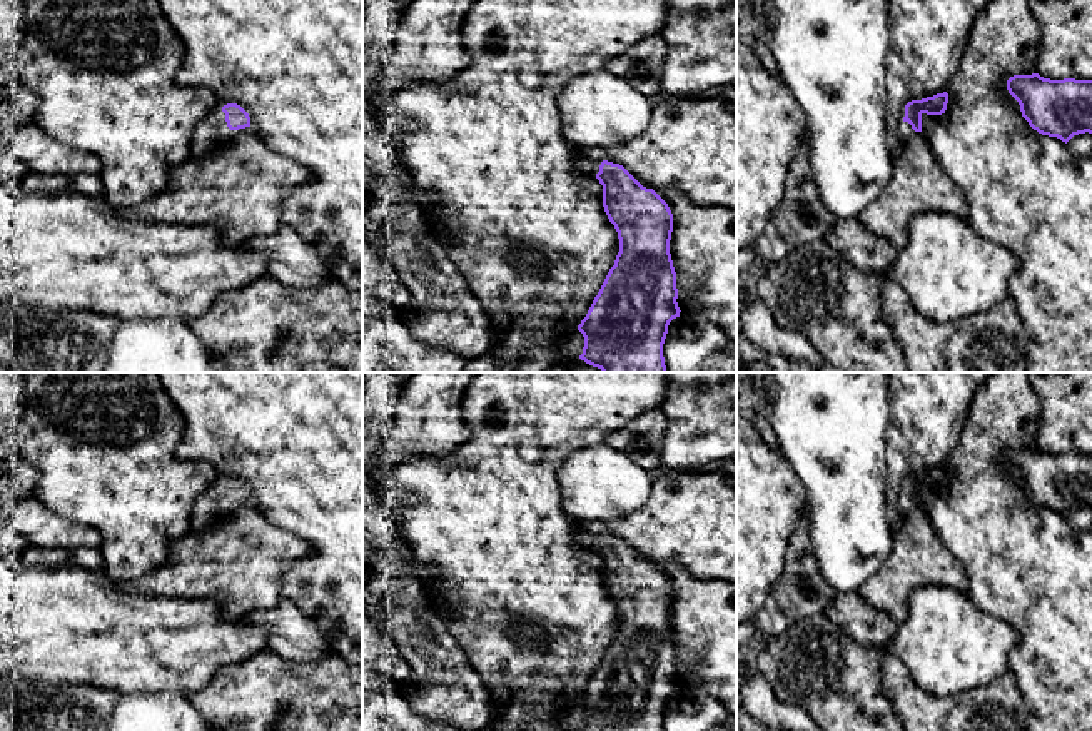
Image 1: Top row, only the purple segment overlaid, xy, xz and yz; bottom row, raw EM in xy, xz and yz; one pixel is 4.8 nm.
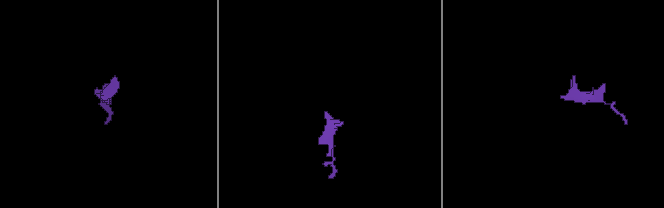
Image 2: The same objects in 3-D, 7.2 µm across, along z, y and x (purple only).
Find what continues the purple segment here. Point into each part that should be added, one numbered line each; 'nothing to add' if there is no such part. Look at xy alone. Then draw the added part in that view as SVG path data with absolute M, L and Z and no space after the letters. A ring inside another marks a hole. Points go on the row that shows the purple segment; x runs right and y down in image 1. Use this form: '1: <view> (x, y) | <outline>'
1: xy (211, 132) | M219 108L207 118L200 120L192 135L192 157L202 159L217 150L229 137L230 129L225 122L225 113Z

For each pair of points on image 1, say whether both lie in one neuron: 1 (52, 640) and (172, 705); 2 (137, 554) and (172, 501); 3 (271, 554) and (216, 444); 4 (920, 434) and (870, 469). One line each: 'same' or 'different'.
1: different
2: same
3: different
4: different

